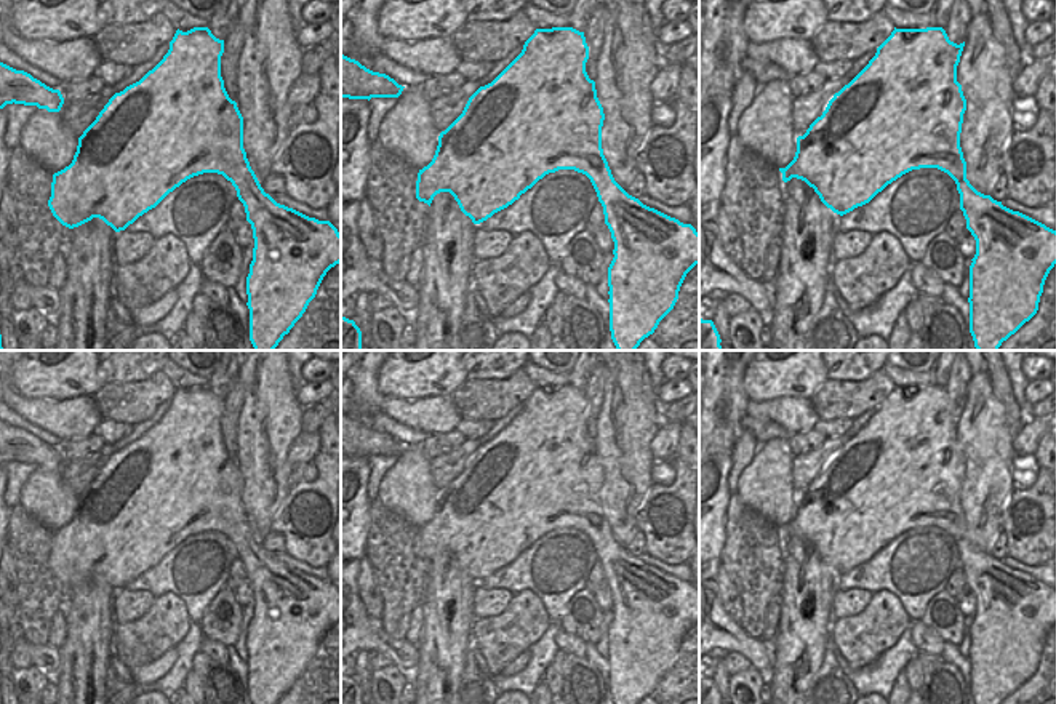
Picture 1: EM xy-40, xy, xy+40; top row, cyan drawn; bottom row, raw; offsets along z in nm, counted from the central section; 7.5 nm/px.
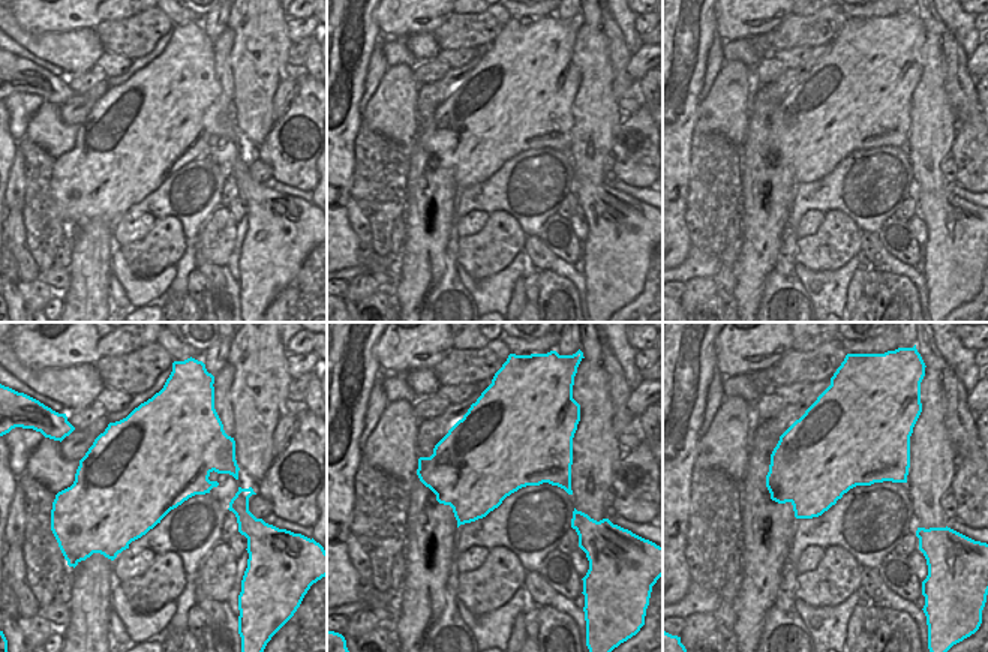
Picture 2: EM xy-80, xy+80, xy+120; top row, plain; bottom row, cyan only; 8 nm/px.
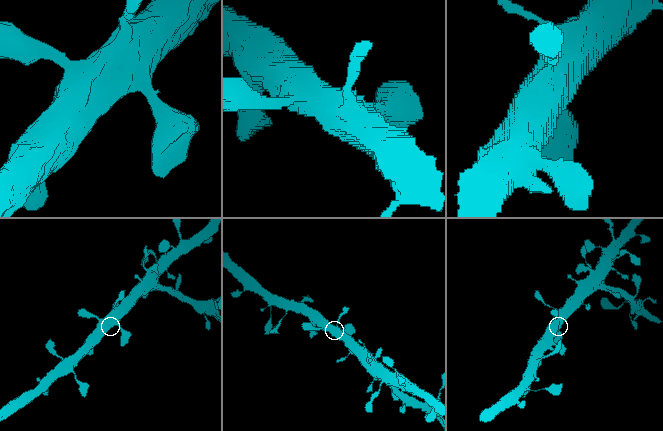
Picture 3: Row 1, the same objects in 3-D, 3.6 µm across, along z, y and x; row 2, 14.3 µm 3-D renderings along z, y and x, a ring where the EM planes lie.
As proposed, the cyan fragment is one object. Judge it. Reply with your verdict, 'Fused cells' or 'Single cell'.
Single cell.

